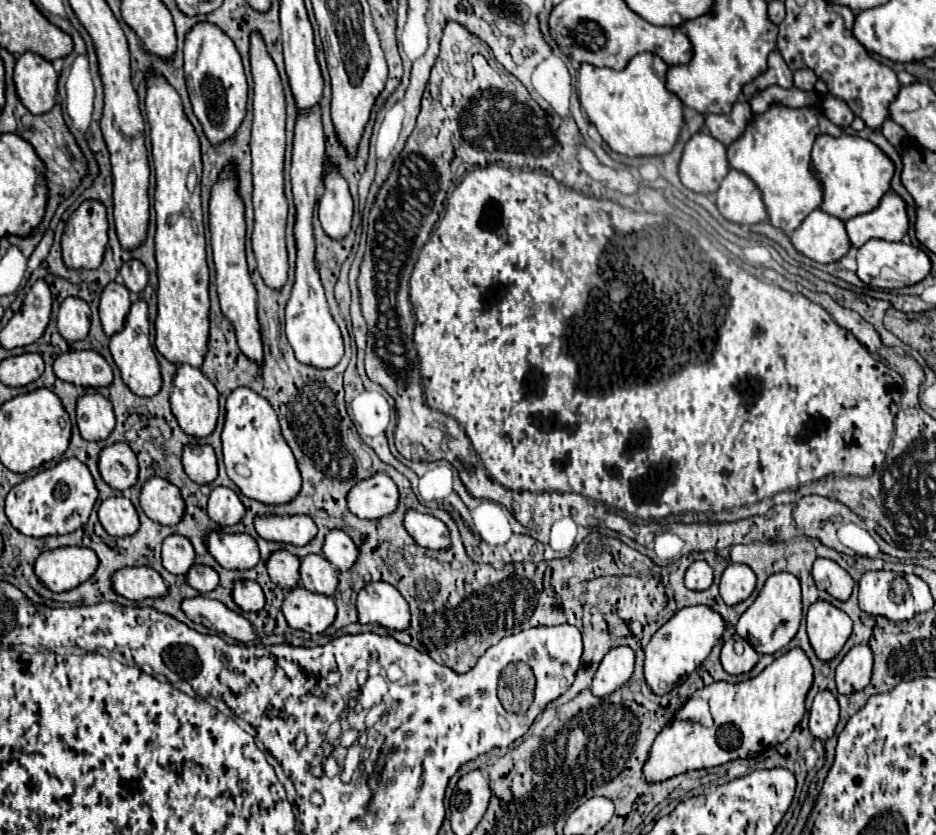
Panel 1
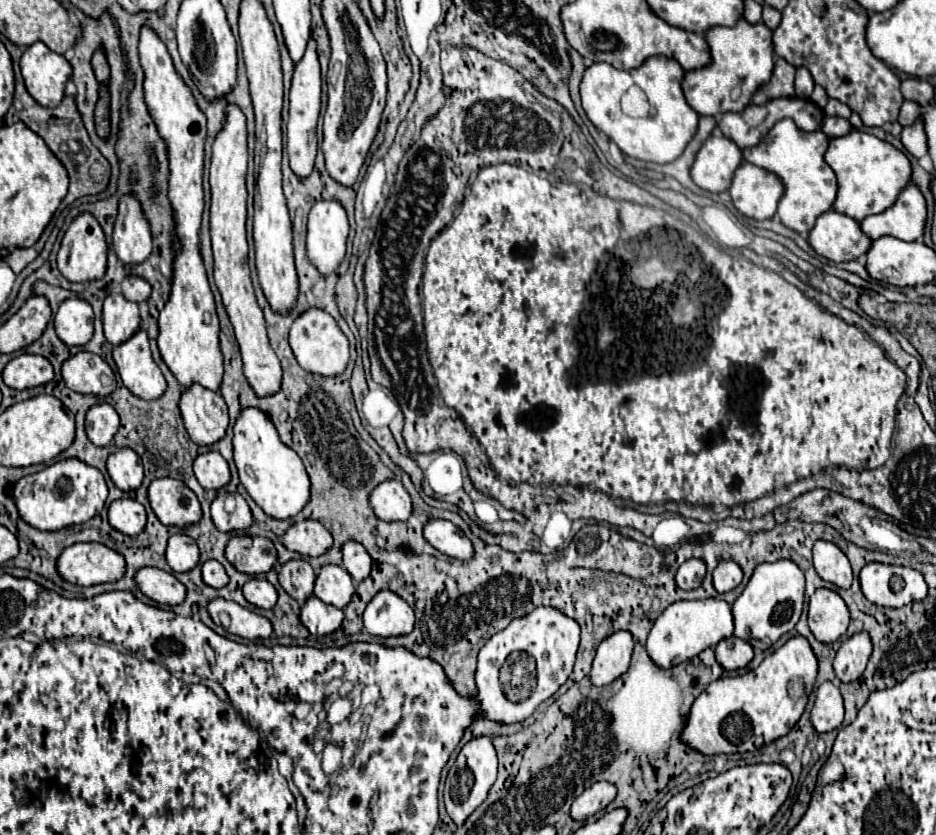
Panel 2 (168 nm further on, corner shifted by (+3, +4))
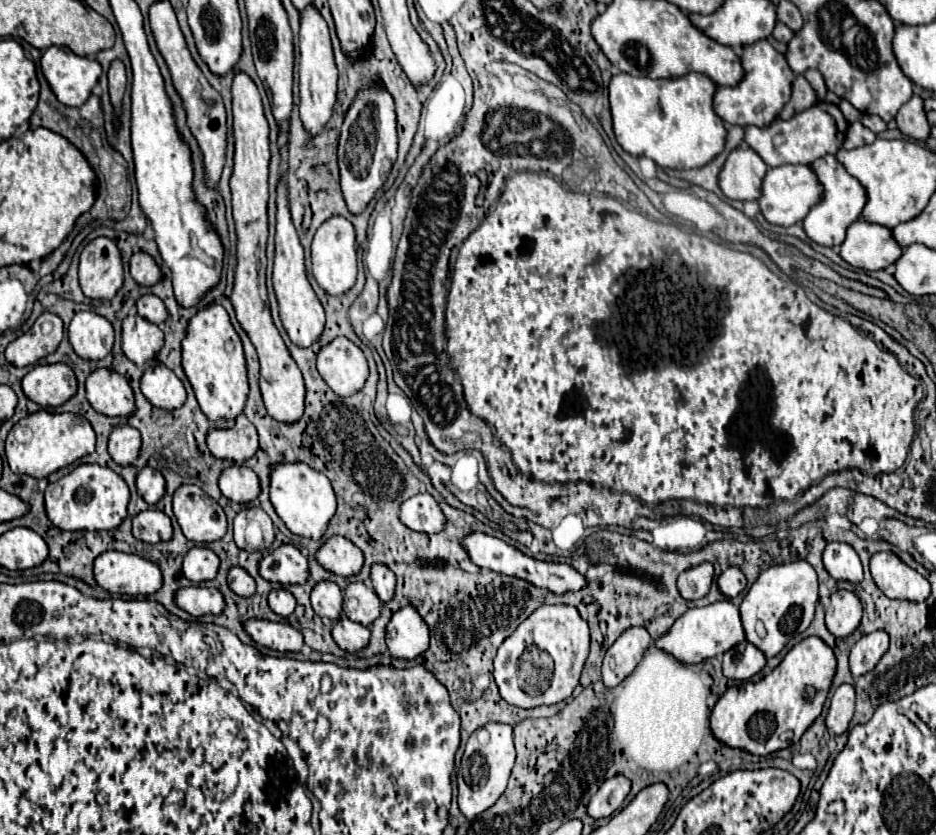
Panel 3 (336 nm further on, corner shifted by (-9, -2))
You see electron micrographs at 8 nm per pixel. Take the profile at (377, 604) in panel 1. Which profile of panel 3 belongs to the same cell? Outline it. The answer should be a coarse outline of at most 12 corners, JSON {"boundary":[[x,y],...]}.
{"boundary":[[415,607],[391,617],[387,647],[393,659],[429,649],[429,629]]}

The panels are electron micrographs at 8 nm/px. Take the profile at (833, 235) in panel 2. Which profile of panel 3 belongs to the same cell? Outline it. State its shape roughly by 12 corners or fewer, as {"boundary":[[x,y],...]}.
{"boundary":[[869,221],[847,229],[841,257],[863,271],[897,263],[891,229]]}

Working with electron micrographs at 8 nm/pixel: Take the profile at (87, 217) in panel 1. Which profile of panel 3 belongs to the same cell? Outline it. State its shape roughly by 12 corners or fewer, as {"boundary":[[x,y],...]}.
{"boundary":[[93,239],[81,253],[79,283],[91,299],[123,285],[117,245]]}

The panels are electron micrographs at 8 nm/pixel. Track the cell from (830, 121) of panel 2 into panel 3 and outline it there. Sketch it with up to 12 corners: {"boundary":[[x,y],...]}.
{"boundary":[[851,123],[843,147],[855,149],[875,141],[863,123]]}

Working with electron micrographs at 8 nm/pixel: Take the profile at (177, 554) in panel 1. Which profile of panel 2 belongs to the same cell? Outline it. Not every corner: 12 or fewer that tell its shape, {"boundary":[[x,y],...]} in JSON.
{"boundary":[[189,535],[169,537],[165,557],[175,573],[199,563],[199,547]]}

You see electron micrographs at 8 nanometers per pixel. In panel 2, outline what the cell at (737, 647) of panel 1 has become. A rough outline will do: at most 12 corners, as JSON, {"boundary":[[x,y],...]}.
{"boundary":[[739,637],[719,641],[715,655],[723,669],[751,663],[753,647]]}

